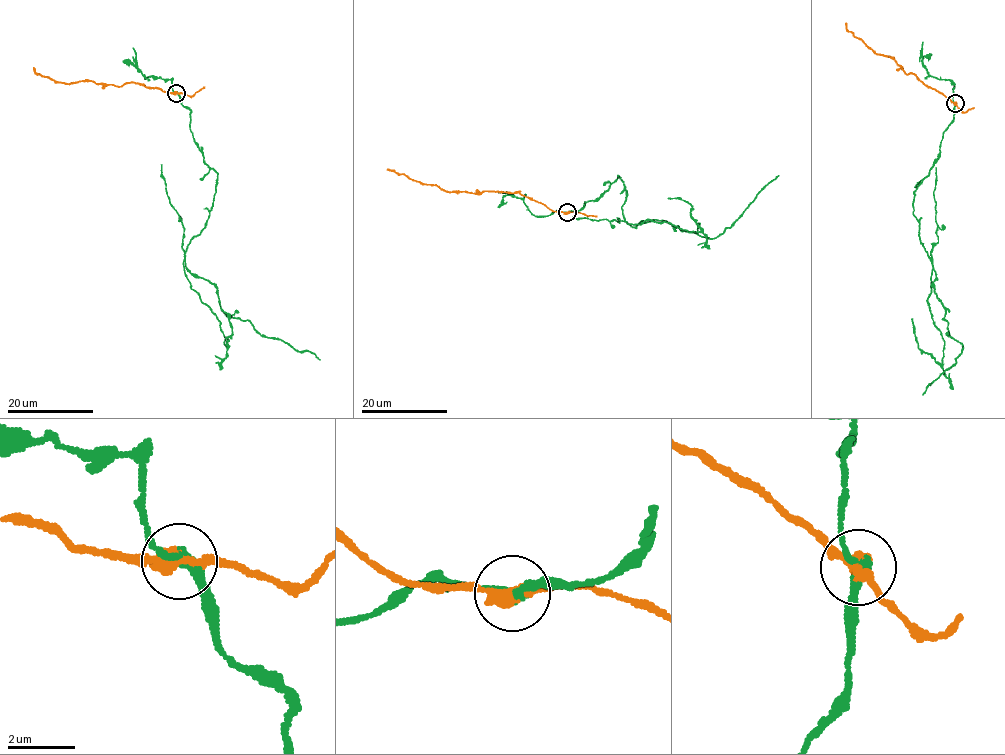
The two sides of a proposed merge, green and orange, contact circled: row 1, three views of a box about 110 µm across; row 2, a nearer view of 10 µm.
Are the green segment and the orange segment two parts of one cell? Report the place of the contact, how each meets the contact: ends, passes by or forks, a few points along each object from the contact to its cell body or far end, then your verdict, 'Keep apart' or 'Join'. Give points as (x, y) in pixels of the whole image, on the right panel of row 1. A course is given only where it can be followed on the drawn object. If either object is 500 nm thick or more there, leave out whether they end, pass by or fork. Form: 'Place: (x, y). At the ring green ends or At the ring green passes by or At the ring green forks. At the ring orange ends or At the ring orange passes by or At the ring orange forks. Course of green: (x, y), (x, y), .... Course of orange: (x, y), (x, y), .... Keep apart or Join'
Place: (955, 103). At the ring green passes by. At the ring orange passes by. Course of green: (955, 104), (939, 157), (914, 192), (913, 215), (932, 260), (933, 284), (950, 336), (964, 347), (923, 394). Course of orange: (955, 104), (912, 73), (905, 73), (892, 59), (868, 48), (847, 29), (846, 22). Keep apart

